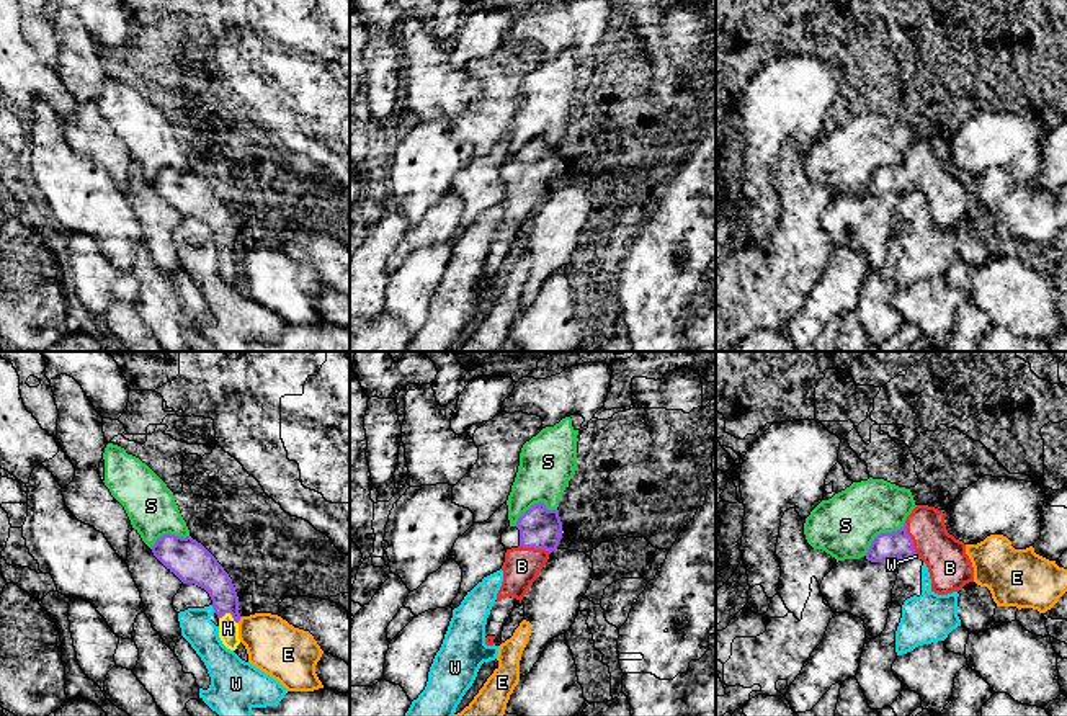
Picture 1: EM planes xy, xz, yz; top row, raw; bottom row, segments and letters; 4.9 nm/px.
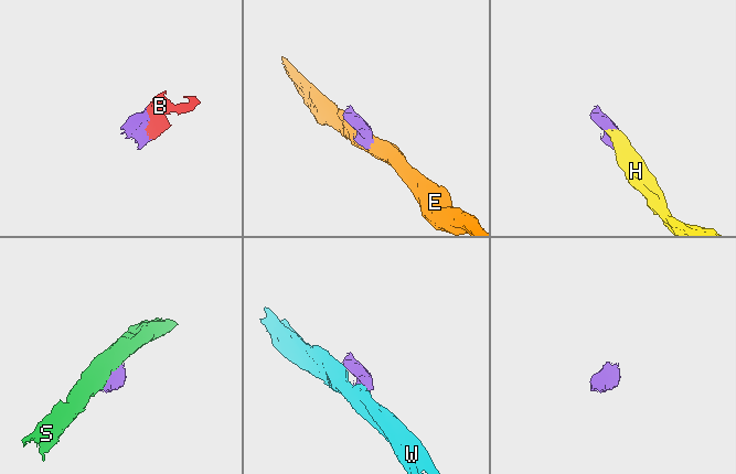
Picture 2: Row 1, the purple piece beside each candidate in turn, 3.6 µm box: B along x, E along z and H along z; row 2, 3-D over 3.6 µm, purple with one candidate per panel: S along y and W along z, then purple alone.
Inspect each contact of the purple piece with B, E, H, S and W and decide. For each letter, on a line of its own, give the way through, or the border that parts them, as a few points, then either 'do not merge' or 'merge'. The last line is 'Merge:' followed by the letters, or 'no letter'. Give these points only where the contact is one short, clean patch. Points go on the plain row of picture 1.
B: merge
E: border along xy (242, 250), (237, 255); do not merge
H: runs through xy (201, 203), (221, 223), (229, 246), (227, 262); merge
S: do not merge
W: do not merge
Merge: B, H

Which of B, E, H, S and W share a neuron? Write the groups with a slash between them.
B H / E / S / W

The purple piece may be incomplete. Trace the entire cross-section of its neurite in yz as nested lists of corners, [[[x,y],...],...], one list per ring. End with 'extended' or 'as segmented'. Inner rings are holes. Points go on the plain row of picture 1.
[[[917,139],[900,163],[877,168],[866,186],[871,196],[915,190],[926,198],[931,226],[938,229],[958,226],[974,216],[966,178],[948,167],[943,144]]]; extended

